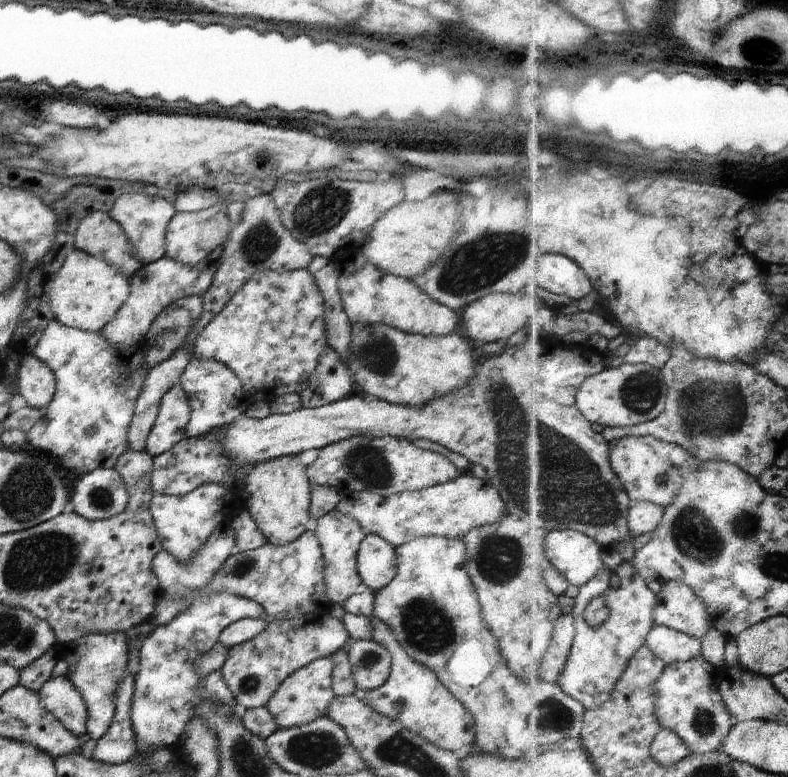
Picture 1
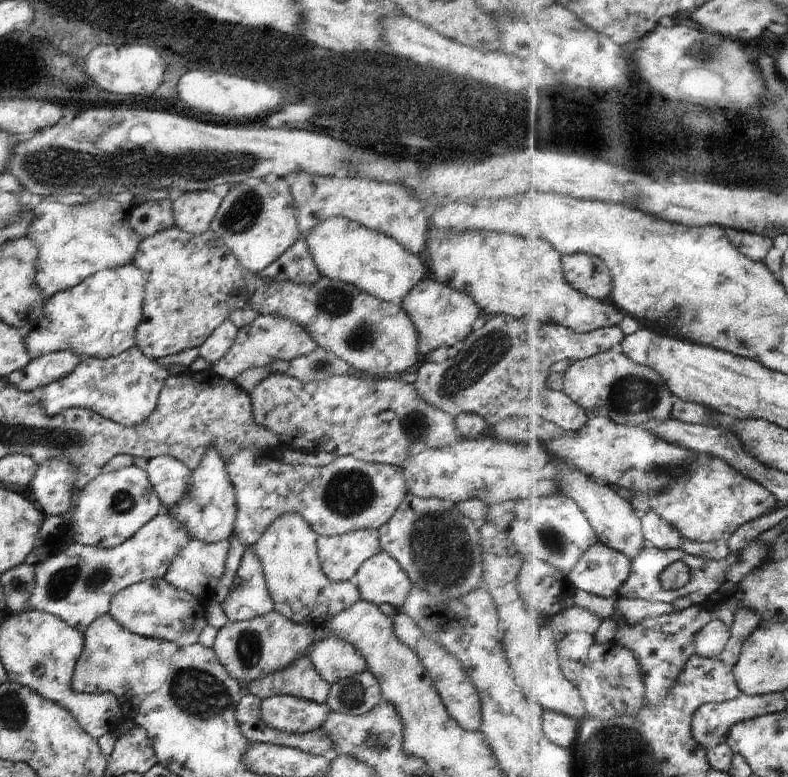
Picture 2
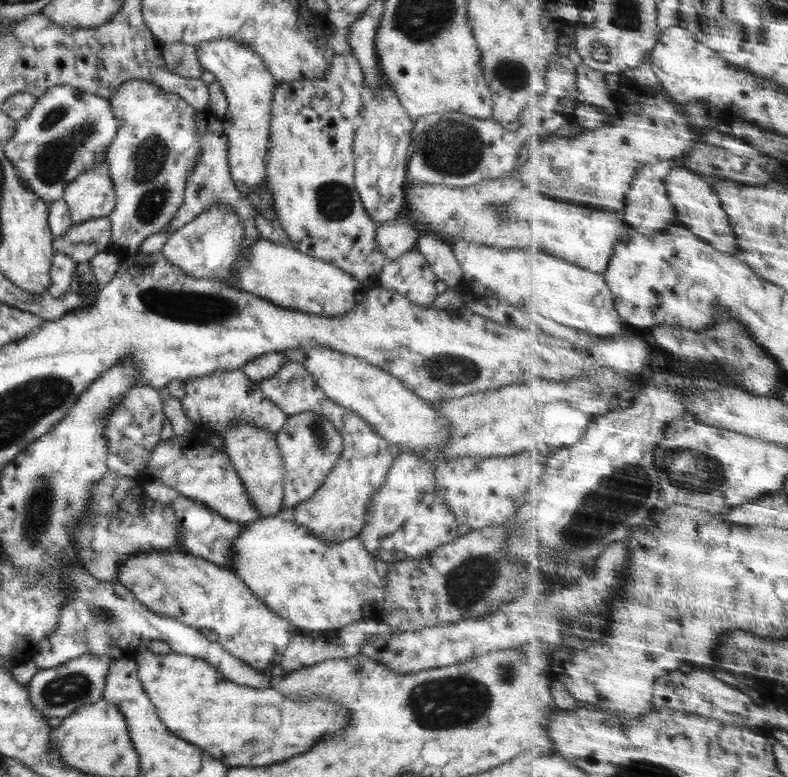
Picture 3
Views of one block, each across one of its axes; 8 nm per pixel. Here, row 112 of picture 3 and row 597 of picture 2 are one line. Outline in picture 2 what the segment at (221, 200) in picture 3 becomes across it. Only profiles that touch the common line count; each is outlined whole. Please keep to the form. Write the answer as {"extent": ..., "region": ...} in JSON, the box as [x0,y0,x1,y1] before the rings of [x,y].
{"extent":[162,539,230,602],"region":[[[191,539],[173,556],[167,572],[162,577],[165,579],[165,582],[172,584],[175,588],[192,594],[197,600],[206,602],[211,588],[218,583],[218,579],[224,571],[229,547],[230,544],[227,539],[214,543],[204,543]]]}

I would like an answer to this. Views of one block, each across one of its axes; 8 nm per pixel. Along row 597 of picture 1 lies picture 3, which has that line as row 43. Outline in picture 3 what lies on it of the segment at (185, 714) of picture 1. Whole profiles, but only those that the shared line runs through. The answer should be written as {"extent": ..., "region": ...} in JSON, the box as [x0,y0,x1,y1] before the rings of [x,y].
{"extent":[195,40,276,194],"region":[[[207,40],[195,45],[203,70],[212,73],[225,96],[227,110],[219,119],[227,135],[227,160],[231,180],[242,194],[265,192],[265,158],[269,145],[268,120],[271,117],[271,96],[276,85],[264,63],[249,46],[231,40]]]}

